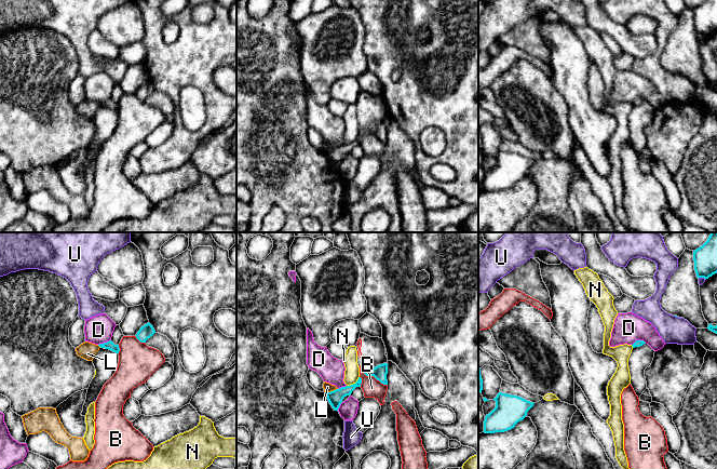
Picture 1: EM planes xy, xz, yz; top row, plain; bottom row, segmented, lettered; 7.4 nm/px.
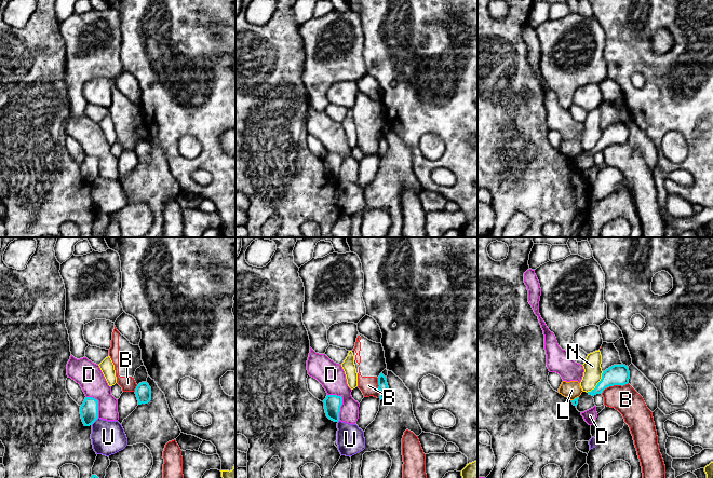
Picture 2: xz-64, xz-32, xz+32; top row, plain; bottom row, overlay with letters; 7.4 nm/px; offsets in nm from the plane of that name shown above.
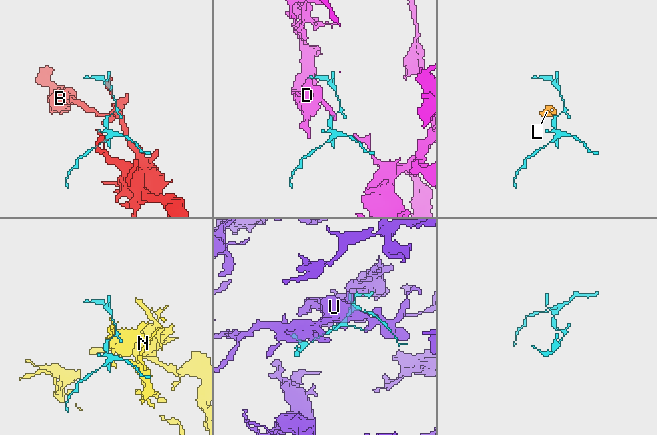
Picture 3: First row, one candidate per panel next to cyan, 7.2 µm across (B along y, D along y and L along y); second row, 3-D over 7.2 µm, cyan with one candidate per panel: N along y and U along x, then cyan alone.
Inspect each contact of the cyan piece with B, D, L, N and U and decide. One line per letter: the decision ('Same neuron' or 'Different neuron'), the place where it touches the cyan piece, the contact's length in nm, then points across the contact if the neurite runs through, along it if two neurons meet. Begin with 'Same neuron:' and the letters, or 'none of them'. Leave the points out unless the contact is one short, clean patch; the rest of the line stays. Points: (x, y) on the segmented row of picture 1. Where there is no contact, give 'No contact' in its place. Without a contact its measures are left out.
Same neuron: none of them
B: Different neuron. Touches cyan at xz (375, 377). Shared border 200 nm. Boundary: xz (363, 372), (386, 385)
D: Different neuron. Touches cyan at xy (104, 343). Shared border 100 nm. Boundary: xy (109, 339), (98, 345)
L: Different neuron. Touches cyan at xz (332, 391). Shared border 100 nm. Boundary: xz (337, 388), (326, 393)
N: Different neuron. Touches cyan at xz (353, 384). Shared border 120 nm
U: Different neuron. Touches cyan at yz (702, 277). Shared border 60 nm

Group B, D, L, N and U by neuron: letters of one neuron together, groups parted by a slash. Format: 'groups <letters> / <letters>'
groups B / D / L N / U

